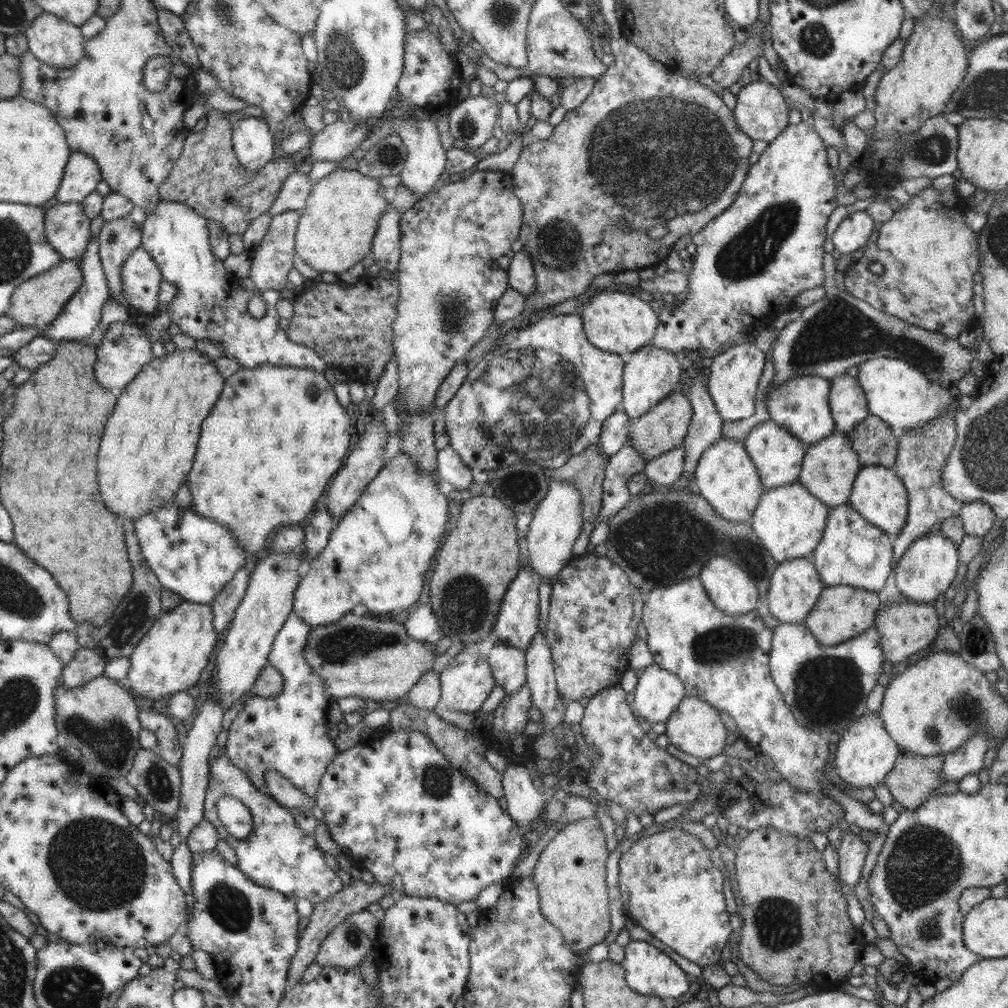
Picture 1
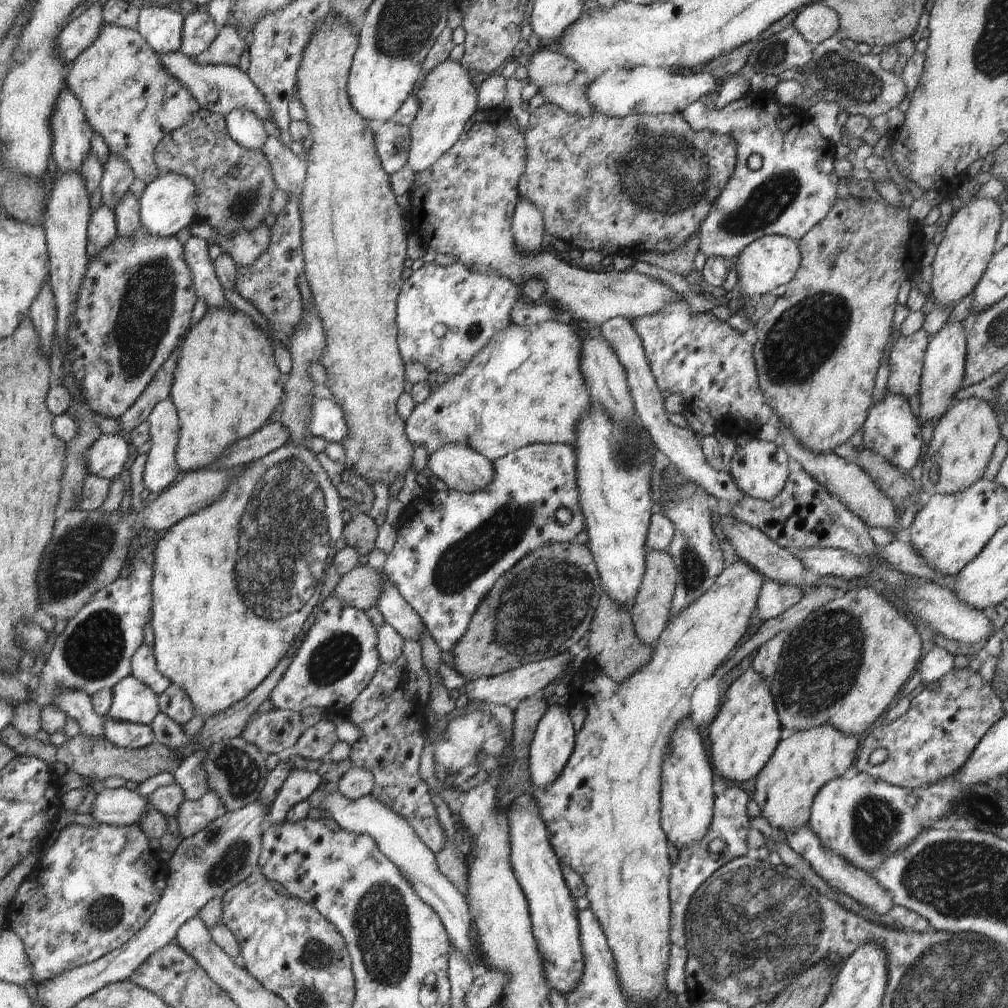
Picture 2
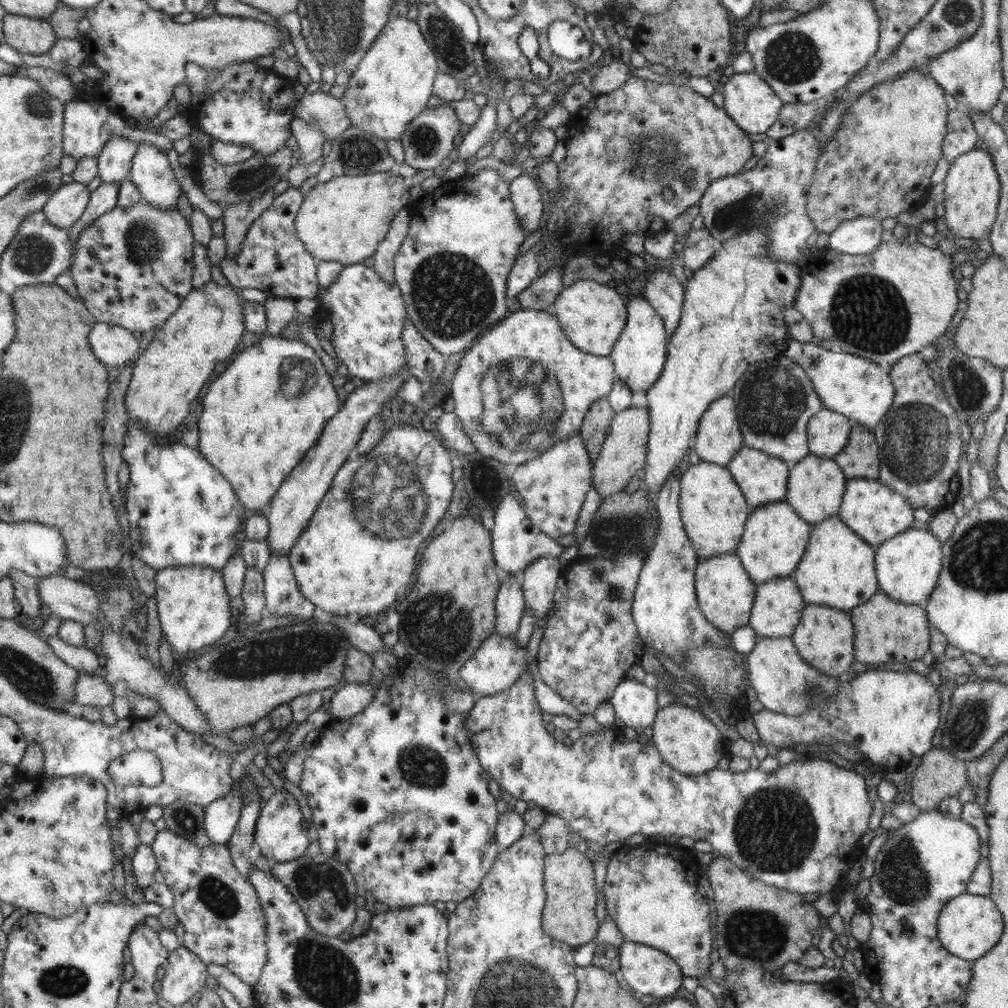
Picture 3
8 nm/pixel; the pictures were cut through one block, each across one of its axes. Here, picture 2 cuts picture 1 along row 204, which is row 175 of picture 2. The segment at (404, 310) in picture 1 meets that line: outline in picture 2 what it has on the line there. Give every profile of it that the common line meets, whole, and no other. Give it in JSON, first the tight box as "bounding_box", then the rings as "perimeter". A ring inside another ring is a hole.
{"bounding_box":[406,106,684,324],"perimeter":[[[502,106],[495,109],[476,109],[476,112],[465,124],[458,140],[437,162],[422,169],[414,175],[414,184],[409,190],[410,210],[406,215],[410,224],[411,234],[419,237],[422,244],[432,248],[438,254],[452,254],[455,260],[469,266],[473,271],[484,274],[495,274],[511,280],[522,288],[528,279],[539,279],[543,282],[545,294],[561,311],[566,311],[574,320],[584,320],[590,324],[602,324],[611,318],[621,316],[629,321],[651,315],[662,310],[670,301],[684,299],[660,279],[628,269],[626,271],[587,271],[566,263],[550,251],[539,253],[521,253],[515,246],[511,229],[515,206],[520,199],[518,183],[525,173],[527,146],[525,138],[516,119]]]}

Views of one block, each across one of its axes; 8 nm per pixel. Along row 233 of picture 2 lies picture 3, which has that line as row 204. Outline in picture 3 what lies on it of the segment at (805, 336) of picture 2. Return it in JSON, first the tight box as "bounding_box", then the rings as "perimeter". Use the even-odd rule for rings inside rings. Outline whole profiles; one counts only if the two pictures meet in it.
{"bounding_box":[806,69,948,234],"perimeter":[[[914,69],[874,85],[851,102],[840,115],[842,121],[838,129],[828,139],[816,162],[812,184],[806,194],[806,211],[816,230],[830,234],[844,221],[858,217],[882,220],[918,208],[931,194],[931,176],[943,156],[948,112],[944,89],[931,76]]]}

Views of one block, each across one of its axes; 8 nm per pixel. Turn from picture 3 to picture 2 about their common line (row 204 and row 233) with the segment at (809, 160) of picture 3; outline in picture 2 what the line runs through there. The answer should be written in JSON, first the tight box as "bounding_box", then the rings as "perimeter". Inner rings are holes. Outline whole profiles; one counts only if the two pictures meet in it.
{"bounding_box":[681,93,839,259],"perimeter":[[[750,93],[724,108],[712,110],[706,110],[706,105],[696,101],[681,112],[692,131],[714,134],[726,131],[726,135],[730,135],[737,143],[734,170],[699,228],[699,250],[707,258],[736,259],[743,248],[766,235],[780,235],[799,241],[815,224],[826,218],[828,211],[838,200],[836,187],[839,178],[834,173],[834,143],[824,138],[807,113],[782,106],[774,95],[766,96],[764,100],[755,100],[757,98],[754,97]],[[751,154],[761,154],[763,163],[760,169],[752,170],[748,167],[747,160]]]}

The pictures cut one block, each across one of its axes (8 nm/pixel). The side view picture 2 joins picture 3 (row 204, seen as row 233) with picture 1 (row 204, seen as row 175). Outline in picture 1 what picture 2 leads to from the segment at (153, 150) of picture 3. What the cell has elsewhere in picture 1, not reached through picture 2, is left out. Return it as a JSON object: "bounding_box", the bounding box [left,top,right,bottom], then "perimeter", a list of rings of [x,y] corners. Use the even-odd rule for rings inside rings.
{"bounding_box":[141,202,328,375],"perimeter":[[[159,202],[156,212],[148,214],[141,228],[141,241],[144,250],[152,256],[156,266],[164,279],[174,284],[176,294],[168,305],[163,305],[167,318],[180,328],[182,334],[198,340],[209,340],[220,344],[224,350],[224,357],[233,359],[240,367],[254,369],[262,365],[278,367],[293,367],[314,370],[324,375],[328,367],[325,360],[314,350],[301,344],[291,342],[285,331],[279,326],[280,316],[277,314],[276,304],[281,299],[279,292],[268,292],[268,312],[263,318],[253,318],[247,310],[247,302],[233,298],[230,286],[236,285],[232,281],[234,274],[226,271],[223,260],[214,256],[210,246],[210,232],[208,219],[196,214],[192,208],[178,204],[178,202]]]}

